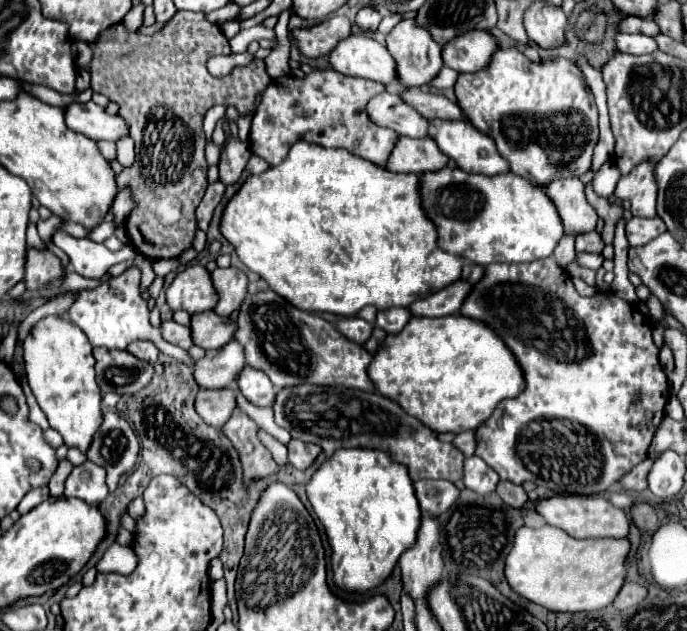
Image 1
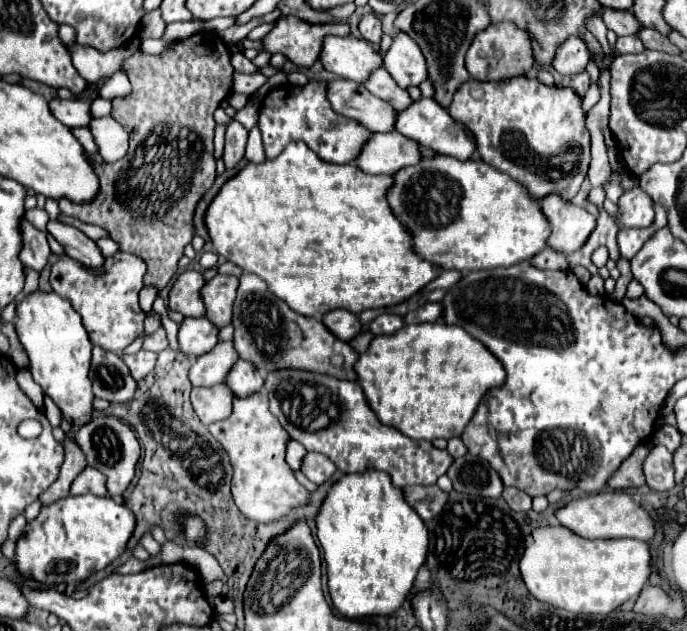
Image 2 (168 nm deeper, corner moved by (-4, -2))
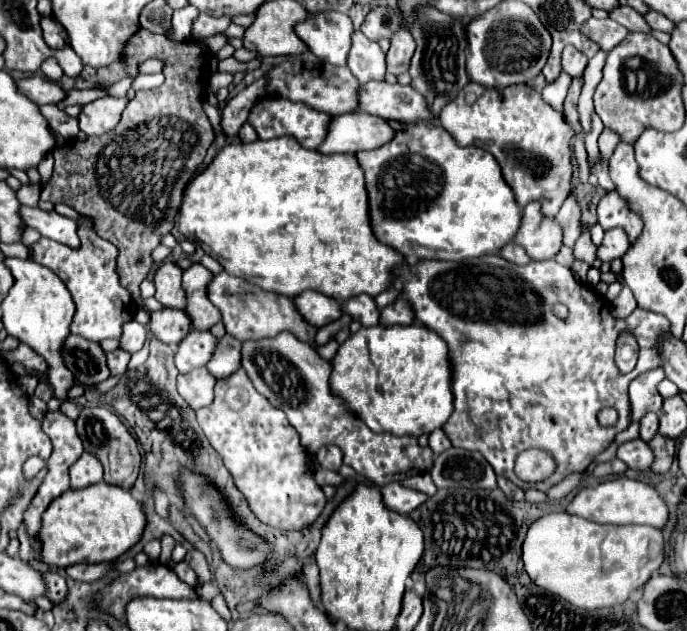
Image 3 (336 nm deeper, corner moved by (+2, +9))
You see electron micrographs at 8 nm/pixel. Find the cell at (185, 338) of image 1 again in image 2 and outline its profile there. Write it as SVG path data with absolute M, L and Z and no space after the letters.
M164 328L156 330L152 336L146 336L144 338L144 344L142 344L142 350L148 350L148 352L162 352L166 348L166 332Z

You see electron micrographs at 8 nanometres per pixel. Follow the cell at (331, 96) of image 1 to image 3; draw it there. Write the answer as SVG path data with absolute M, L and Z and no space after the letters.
M266 95L262 97L250 111L250 117L248 117L248 123L256 129L258 137L268 141L268 139L276 139L276 137L282 137L282 135L292 135L300 141L300 145L304 145L306 149L318 149L326 135L328 135L328 125L332 121L332 115L328 113L322 113L322 111L316 111L312 109L310 105L304 105L304 103L294 103L294 101L288 101L284 97L276 97L276 95Z

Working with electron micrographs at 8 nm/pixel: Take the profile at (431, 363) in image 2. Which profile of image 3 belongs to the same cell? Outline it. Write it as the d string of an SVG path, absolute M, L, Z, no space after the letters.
M376 325L362 327L358 333L350 335L346 343L340 345L336 357L332 359L332 387L346 405L376 433L390 431L394 435L422 435L432 433L432 429L442 427L454 409L452 393L452 363L448 355L448 345L436 331L424 325Z

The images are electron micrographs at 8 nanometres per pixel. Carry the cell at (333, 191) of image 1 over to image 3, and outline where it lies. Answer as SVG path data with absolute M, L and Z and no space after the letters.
M290 135L272 141L232 143L186 187L180 207L180 231L186 239L200 243L208 255L222 259L220 263L228 273L244 277L264 291L286 297L296 297L304 291L318 291L334 299L360 293L376 297L394 283L394 271L406 259L374 235L364 183L364 169L350 153L324 155L310 151Z

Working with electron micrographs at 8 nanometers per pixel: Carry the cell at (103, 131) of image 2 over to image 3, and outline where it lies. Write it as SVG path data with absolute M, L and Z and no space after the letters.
M102 97L96 99L88 105L82 107L82 113L78 117L80 121L80 129L86 135L104 135L108 131L112 131L116 127L116 123L120 121L120 115L126 107L128 99L116 99L116 97Z

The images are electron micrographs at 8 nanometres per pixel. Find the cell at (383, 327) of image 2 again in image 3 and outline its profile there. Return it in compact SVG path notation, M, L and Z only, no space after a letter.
M360 295L360 297L352 297L352 299L344 301L342 311L350 313L364 327L372 327L372 325L380 323L380 311L370 295Z

